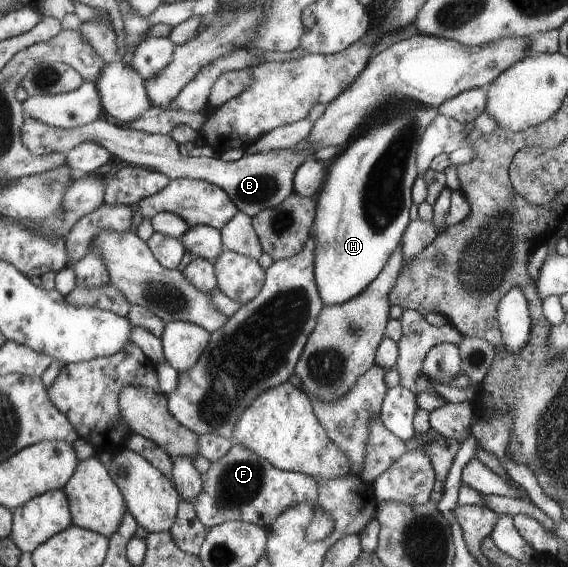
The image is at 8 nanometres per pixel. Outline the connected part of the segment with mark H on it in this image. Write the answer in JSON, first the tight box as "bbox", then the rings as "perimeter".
{"bbox":[312,105,441,305],"perimeter":[[[425,105],[407,107],[405,110],[401,111],[400,114],[397,114],[397,116],[392,117],[381,124],[375,124],[375,126],[368,128],[363,134],[357,135],[357,138],[354,138],[353,142],[350,142],[348,148],[345,148],[343,152],[338,154],[329,163],[327,178],[324,180],[324,184],[315,196],[316,214],[315,224],[312,226],[312,234],[316,240],[316,285],[319,287],[320,297],[323,299],[325,305],[343,305],[347,301],[351,301],[352,298],[355,298],[359,294],[363,293],[364,290],[380,276],[381,272],[384,270],[384,266],[387,265],[389,260],[392,258],[392,254],[397,252],[399,249],[398,244],[403,240],[404,233],[407,232],[408,225],[411,224],[409,208],[411,208],[411,205],[414,203],[412,197],[412,186],[414,185],[415,180],[417,180],[417,177],[420,175],[417,162],[420,142],[424,138],[424,134],[428,126],[431,125],[433,120],[439,115],[441,115],[441,112],[438,110],[438,107]]]}

